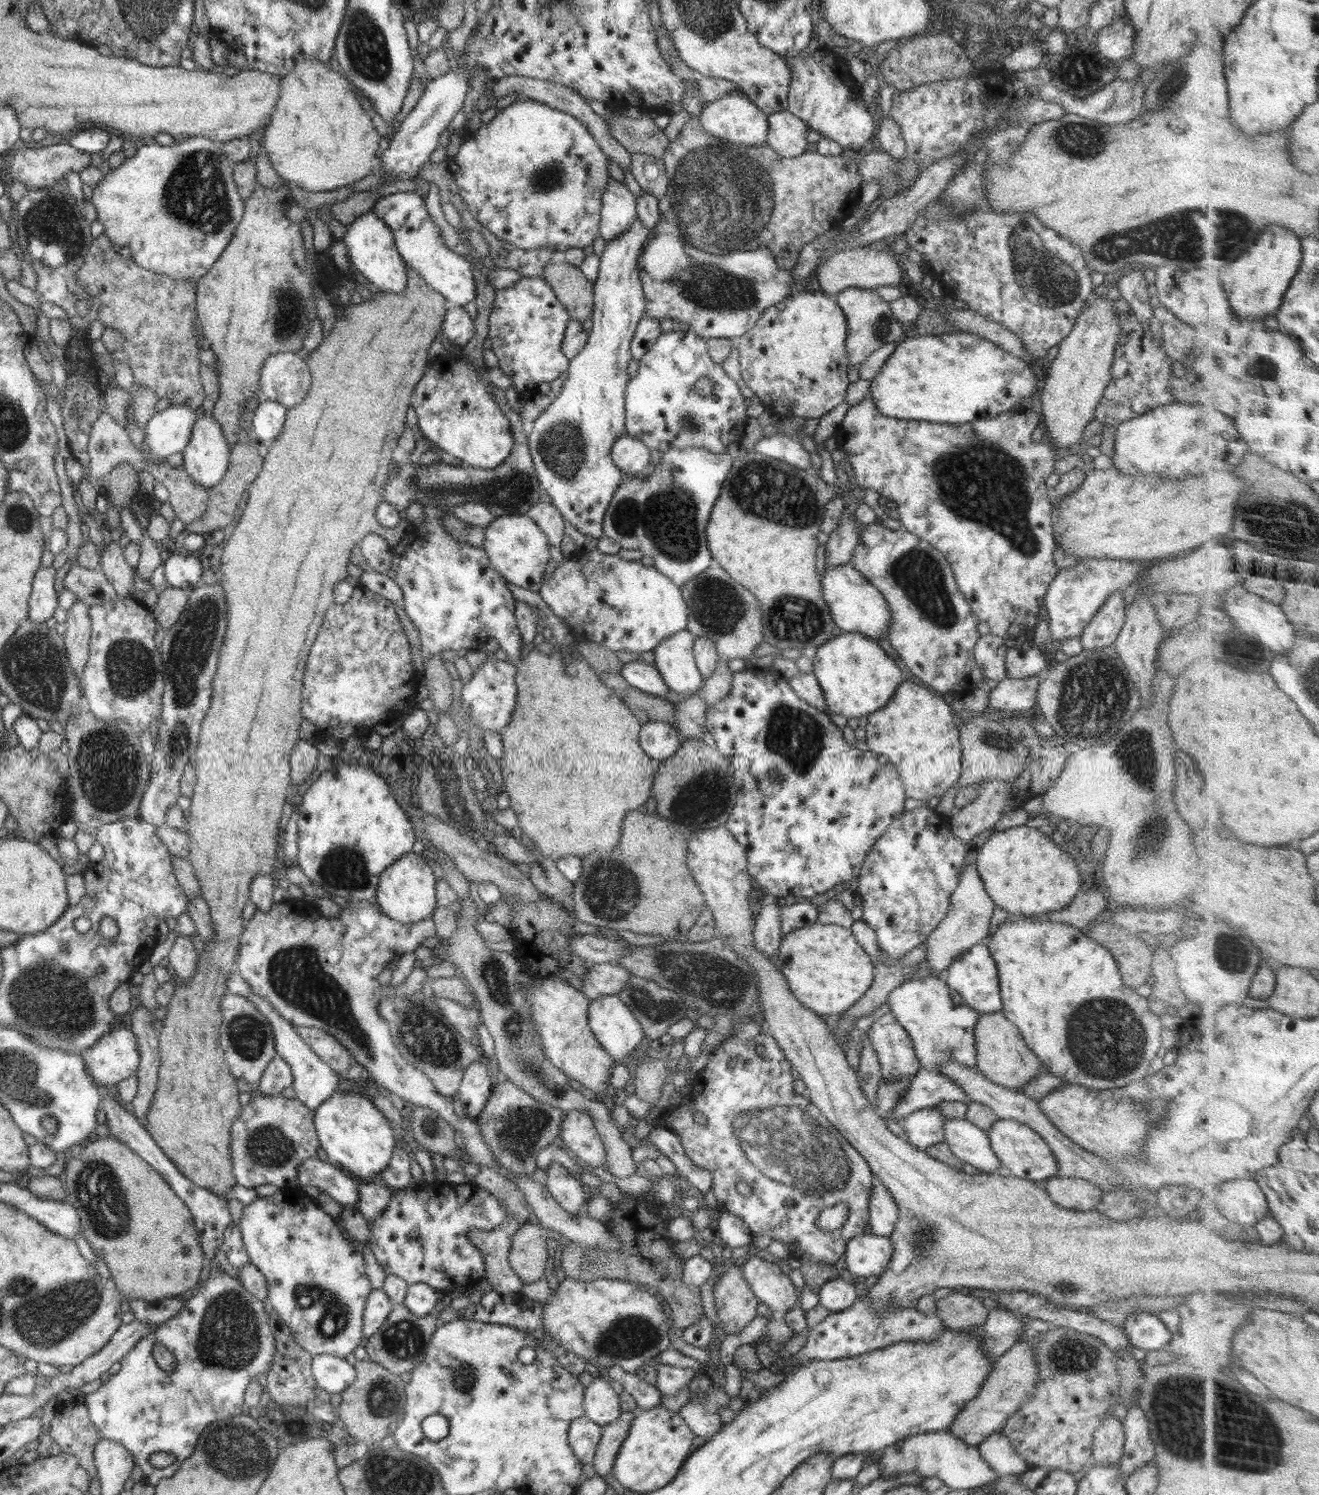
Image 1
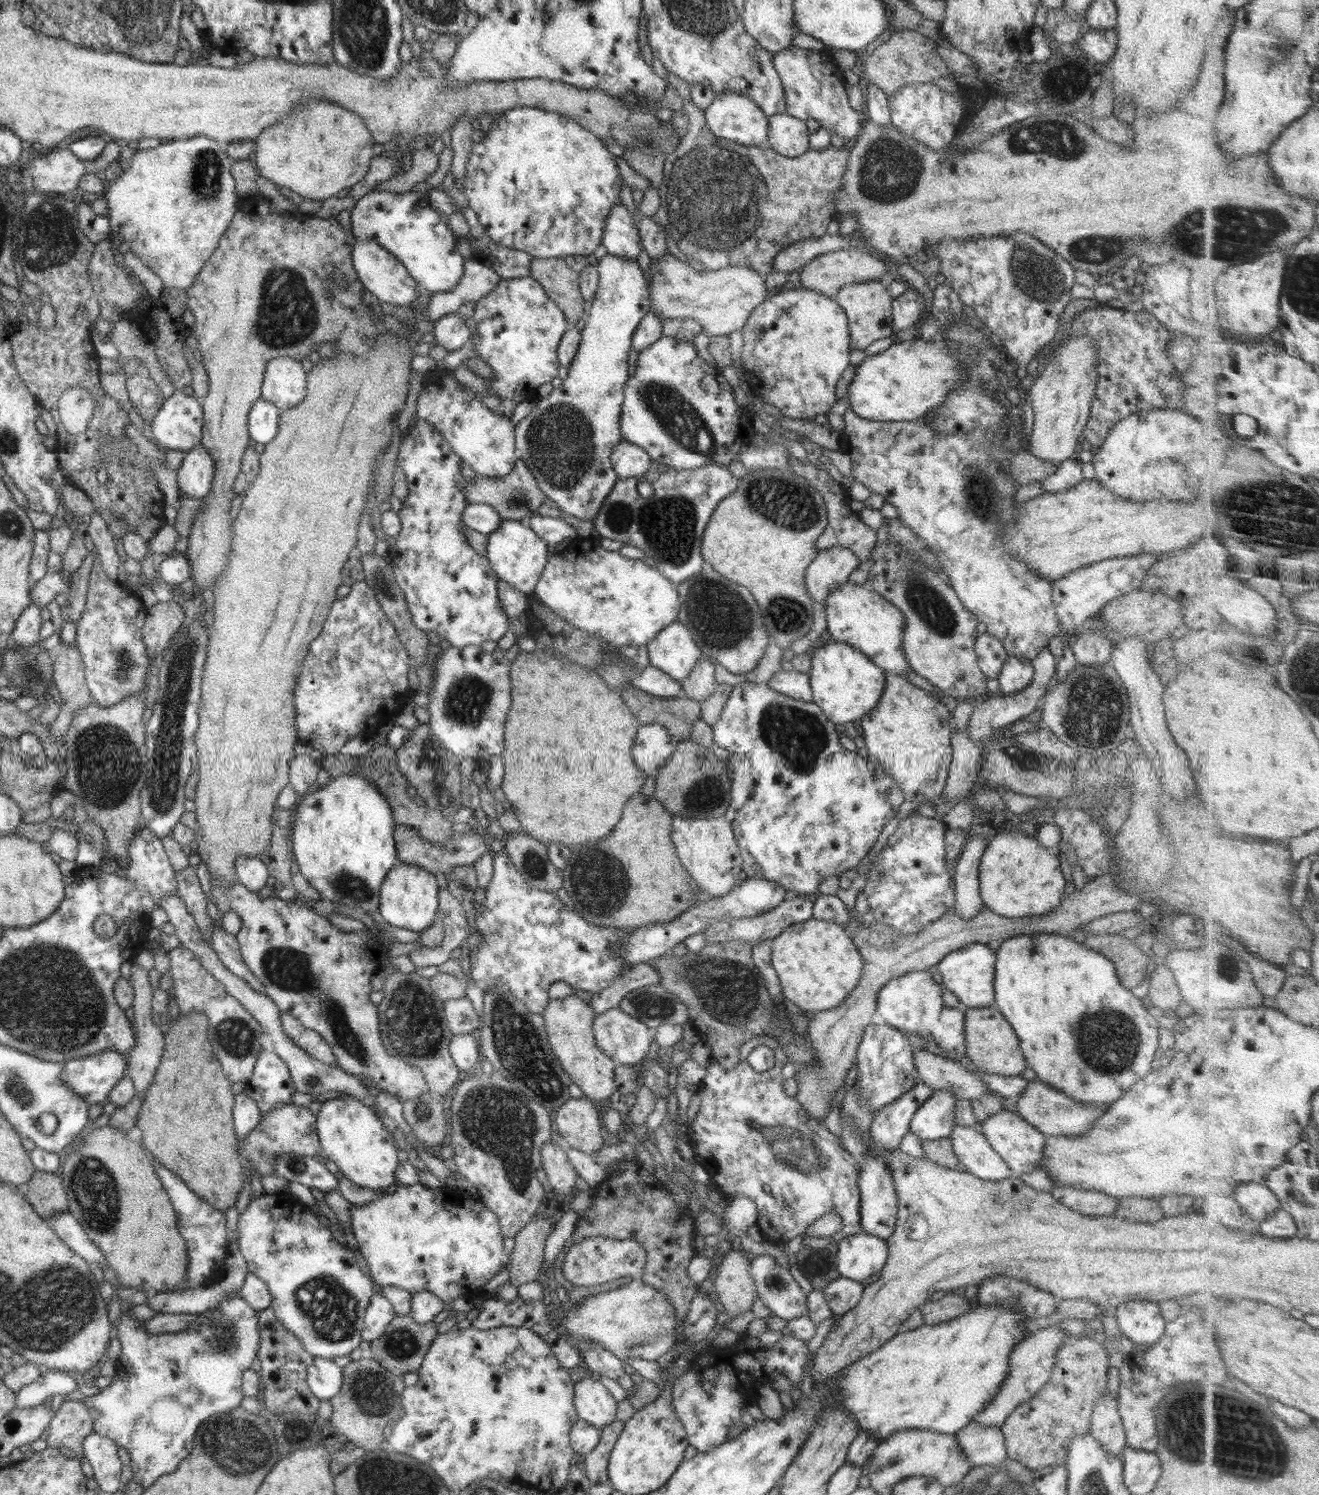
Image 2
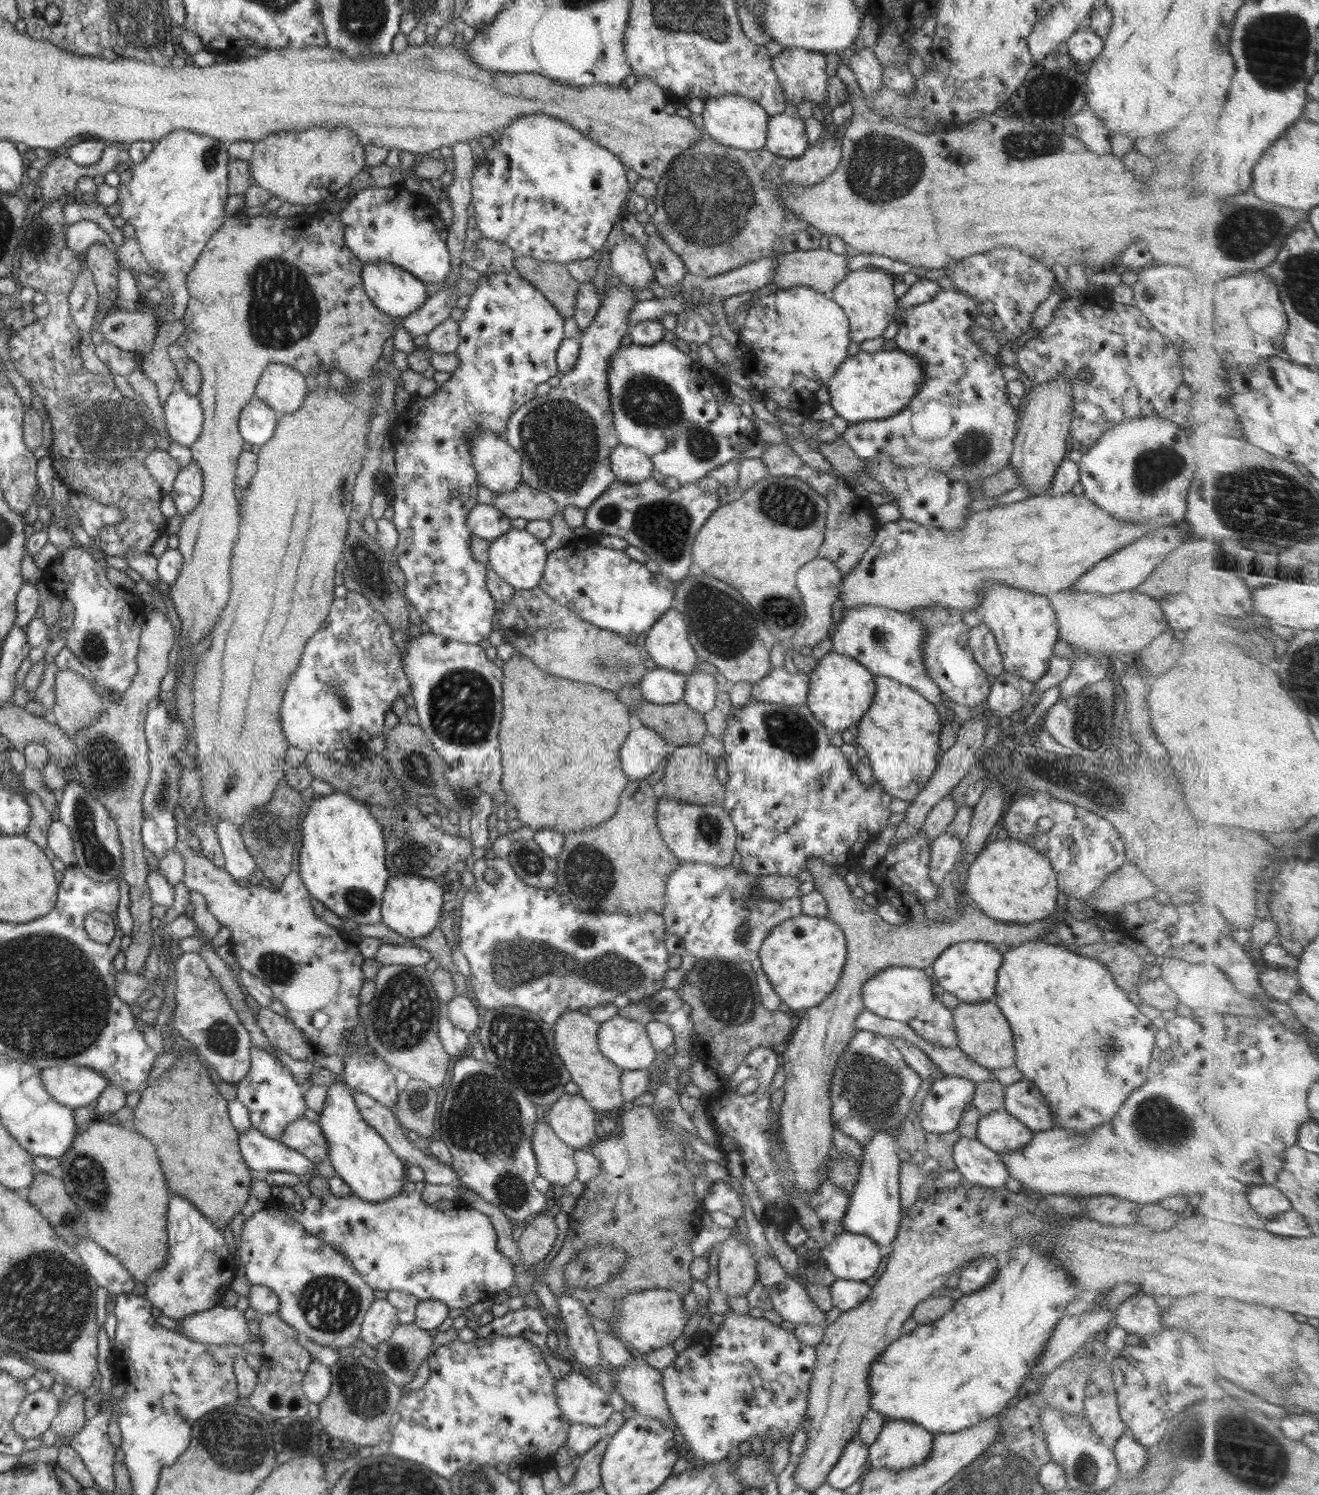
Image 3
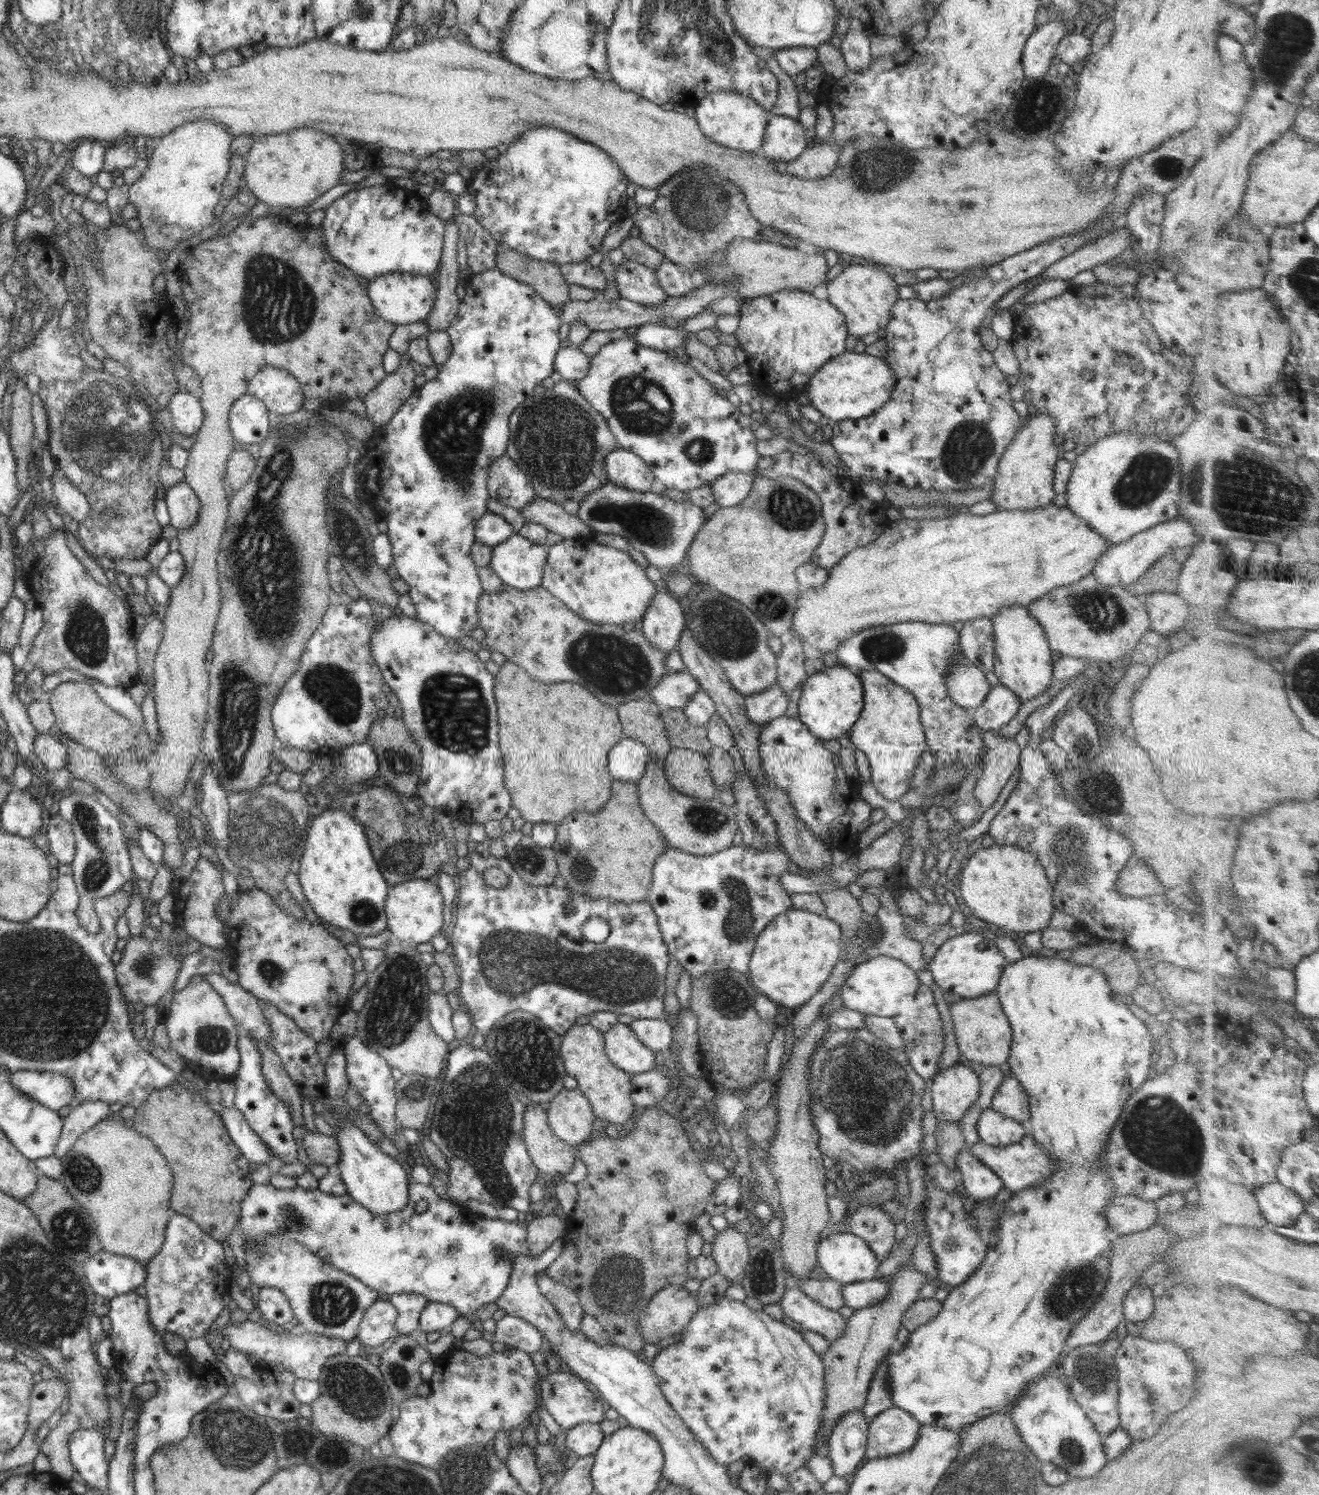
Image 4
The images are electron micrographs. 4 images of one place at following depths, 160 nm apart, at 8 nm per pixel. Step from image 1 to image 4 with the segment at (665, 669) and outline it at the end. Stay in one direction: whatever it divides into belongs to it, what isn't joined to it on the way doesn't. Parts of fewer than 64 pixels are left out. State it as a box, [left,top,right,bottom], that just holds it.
[642,591,686,657]

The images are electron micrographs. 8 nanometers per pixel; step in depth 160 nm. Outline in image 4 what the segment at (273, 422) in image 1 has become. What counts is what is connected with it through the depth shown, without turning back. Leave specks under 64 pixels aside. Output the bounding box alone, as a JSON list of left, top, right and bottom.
[230,393,270,447]

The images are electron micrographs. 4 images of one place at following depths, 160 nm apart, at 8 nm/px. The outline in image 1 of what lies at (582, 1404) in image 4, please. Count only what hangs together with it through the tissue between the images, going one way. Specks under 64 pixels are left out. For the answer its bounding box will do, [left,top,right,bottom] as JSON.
[584,1377,621,1425]

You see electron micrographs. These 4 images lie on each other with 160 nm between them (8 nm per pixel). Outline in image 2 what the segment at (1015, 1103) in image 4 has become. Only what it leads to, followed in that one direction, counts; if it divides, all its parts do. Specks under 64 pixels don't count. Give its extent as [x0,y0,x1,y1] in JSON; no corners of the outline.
[1016,1080,1110,1137]

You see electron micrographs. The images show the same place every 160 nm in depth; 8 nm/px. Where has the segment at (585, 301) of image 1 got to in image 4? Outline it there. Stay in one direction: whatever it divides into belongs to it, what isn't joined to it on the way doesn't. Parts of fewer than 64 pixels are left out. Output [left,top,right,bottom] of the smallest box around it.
[497,243,572,310]

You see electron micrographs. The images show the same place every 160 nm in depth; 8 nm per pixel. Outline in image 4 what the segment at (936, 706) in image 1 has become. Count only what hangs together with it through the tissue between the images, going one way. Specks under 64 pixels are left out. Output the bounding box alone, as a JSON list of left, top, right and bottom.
[850,670,928,800]

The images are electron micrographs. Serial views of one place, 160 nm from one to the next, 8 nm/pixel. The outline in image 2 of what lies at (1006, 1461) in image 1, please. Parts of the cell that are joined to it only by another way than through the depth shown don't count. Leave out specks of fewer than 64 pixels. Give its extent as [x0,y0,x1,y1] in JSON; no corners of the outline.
[955,1422,1010,1467]

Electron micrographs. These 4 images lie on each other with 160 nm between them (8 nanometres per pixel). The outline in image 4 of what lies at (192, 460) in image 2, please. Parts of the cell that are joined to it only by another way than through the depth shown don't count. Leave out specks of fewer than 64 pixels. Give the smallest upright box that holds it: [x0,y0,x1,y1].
[165,480,200,530]

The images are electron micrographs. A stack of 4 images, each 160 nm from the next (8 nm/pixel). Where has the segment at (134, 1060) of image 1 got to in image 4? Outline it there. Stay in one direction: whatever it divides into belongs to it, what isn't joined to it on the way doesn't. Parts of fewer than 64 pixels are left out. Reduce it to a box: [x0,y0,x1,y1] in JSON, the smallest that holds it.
[9,1070,76,1112]

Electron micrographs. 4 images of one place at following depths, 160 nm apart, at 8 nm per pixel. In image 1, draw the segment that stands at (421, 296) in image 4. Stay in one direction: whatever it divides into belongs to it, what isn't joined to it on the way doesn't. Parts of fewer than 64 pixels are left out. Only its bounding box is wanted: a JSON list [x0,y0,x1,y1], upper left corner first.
[343,208,406,294]

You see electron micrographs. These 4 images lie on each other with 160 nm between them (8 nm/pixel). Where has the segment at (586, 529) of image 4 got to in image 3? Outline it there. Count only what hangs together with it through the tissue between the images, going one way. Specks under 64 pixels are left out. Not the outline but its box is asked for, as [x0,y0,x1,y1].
[492,479,560,521]

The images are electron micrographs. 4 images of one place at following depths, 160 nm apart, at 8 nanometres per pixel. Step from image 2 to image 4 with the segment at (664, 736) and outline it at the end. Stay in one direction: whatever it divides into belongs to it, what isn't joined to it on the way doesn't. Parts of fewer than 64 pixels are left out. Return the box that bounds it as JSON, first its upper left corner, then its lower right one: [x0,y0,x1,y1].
[608,738,650,782]

